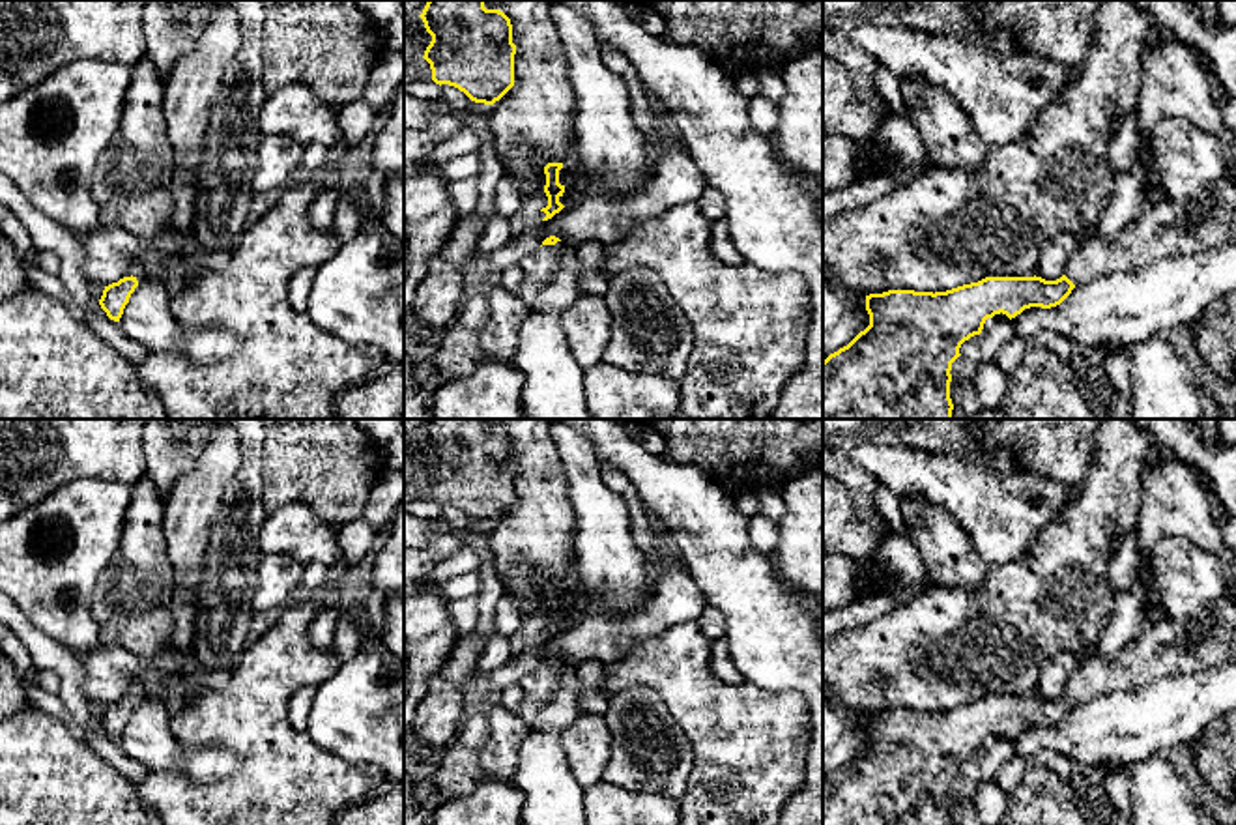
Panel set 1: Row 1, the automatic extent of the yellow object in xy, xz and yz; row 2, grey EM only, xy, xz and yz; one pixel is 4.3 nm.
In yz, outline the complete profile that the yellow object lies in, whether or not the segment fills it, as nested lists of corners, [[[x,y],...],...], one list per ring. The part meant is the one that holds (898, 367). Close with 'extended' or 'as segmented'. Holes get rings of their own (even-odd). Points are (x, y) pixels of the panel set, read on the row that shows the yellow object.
[[[1223,174],[1206,185],[1197,198],[1172,200],[1161,195],[1150,208],[1141,210],[1113,241],[1103,239],[1098,232],[1083,236],[1070,256],[1066,273],[1056,281],[1045,281],[1036,275],[985,277],[978,282],[935,294],[914,290],[870,294],[866,296],[870,326],[823,361],[823,419],[952,419],[952,363],[961,355],[961,344],[982,333],[987,318],[1002,312],[1012,320],[1030,307],[1051,309],[1060,305],[1077,284],[1118,271],[1133,271],[1171,256],[1193,256],[1229,243],[1236,243],[1236,181]]] | extended

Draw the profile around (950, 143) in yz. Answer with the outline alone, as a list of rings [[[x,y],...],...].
[[[920,77],[901,79],[899,90],[929,165],[967,174],[982,172],[989,148],[982,144],[956,97]]]

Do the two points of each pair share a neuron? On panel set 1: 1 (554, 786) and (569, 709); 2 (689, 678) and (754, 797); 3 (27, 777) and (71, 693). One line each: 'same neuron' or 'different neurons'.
1: same neuron
2: same neuron
3: different neurons

